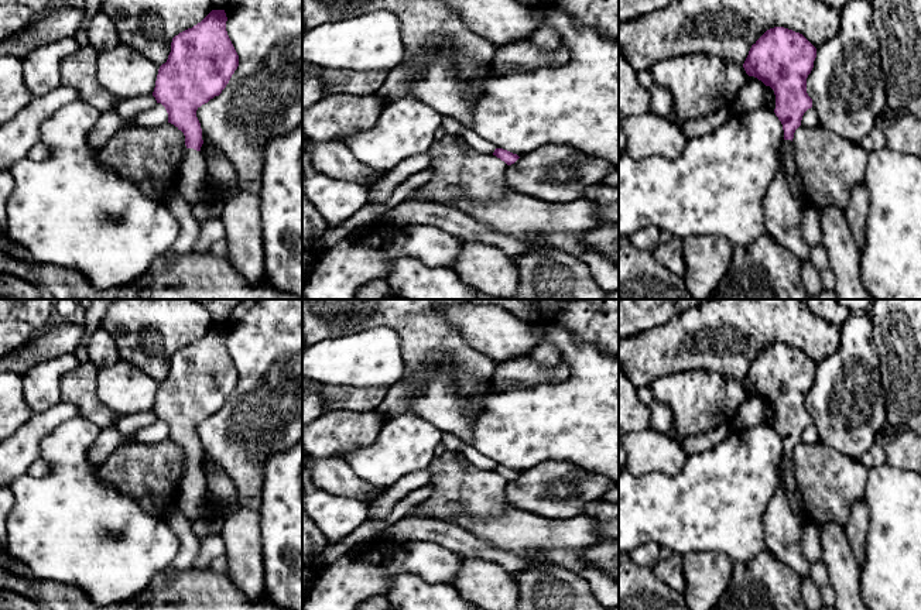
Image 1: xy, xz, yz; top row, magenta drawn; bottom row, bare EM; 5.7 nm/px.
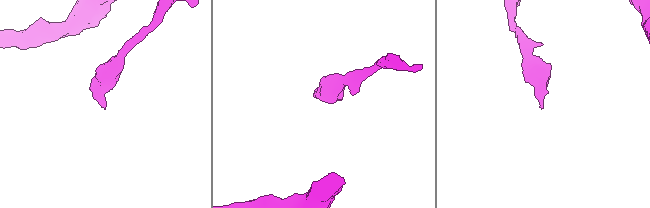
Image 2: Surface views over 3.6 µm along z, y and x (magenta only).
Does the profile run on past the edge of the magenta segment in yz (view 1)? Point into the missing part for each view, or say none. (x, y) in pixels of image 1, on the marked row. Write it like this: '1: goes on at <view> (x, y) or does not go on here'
1: does not go on here

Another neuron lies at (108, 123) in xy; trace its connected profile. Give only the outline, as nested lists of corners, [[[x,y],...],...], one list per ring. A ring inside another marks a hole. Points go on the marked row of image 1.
[[[161,103],[141,112],[130,120],[123,120],[116,110],[102,112],[97,114],[93,130],[88,134],[89,144],[102,150],[110,137],[127,126],[157,127],[168,121],[168,113]]]

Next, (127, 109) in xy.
[[[153,95],[123,99],[123,102],[116,107],[116,112],[123,120],[130,120],[141,112],[153,107],[155,103],[157,100]]]

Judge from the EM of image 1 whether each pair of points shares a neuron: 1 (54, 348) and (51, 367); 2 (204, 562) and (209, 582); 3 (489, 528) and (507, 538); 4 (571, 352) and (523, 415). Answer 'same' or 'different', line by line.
1: different
2: different
3: same
4: same

